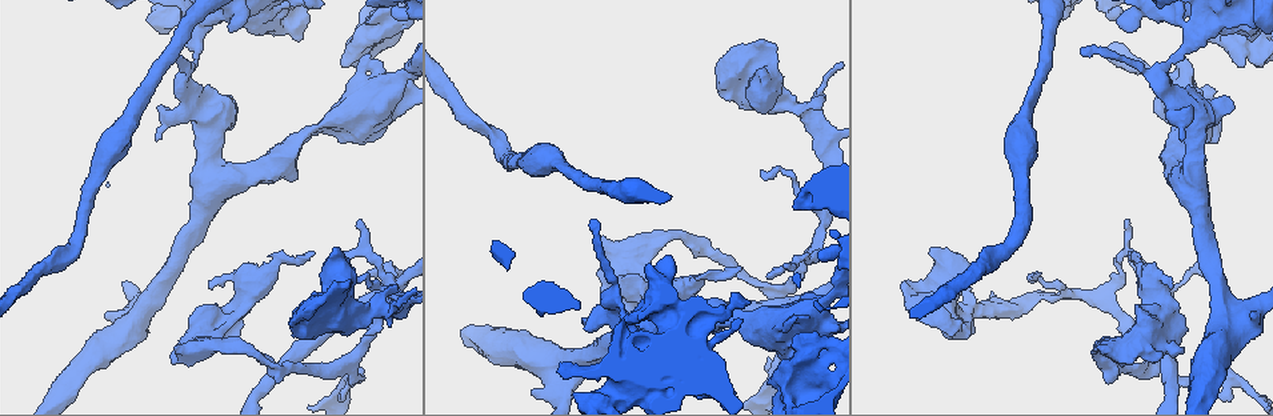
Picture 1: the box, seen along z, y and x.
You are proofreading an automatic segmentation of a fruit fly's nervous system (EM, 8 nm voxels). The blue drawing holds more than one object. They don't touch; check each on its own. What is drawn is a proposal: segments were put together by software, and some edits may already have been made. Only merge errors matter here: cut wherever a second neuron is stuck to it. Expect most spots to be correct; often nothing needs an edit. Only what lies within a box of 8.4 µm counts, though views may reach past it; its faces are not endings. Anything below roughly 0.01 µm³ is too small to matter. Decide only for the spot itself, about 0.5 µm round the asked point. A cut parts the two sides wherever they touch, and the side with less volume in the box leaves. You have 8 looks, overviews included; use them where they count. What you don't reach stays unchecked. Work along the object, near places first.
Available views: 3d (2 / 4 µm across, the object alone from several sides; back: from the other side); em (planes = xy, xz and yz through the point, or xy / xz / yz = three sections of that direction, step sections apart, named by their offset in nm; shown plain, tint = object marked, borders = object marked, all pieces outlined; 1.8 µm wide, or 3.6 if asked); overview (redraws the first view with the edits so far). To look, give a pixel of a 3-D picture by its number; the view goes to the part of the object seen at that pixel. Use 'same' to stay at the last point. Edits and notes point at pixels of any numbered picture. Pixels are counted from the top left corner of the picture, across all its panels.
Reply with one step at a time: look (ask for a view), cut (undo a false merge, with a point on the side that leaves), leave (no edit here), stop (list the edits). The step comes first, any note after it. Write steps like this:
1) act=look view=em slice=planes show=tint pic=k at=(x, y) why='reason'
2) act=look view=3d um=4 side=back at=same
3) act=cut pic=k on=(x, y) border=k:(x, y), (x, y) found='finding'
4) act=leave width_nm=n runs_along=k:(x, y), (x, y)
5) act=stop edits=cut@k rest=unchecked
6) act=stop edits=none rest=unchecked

act=look view=3d um=2 pic=1 at=(819, 238)

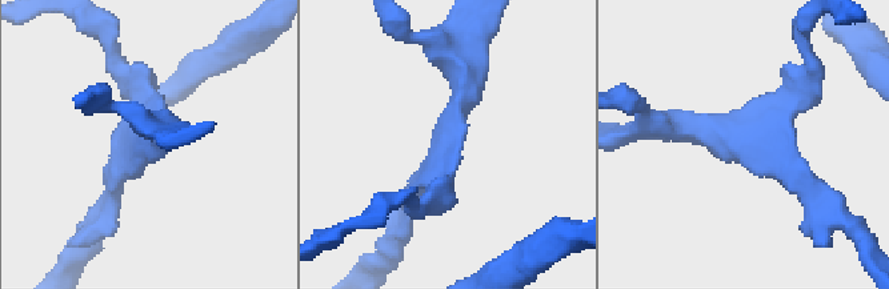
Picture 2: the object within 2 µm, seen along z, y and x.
act=look view=em slice=planes show=tint pic=2 at=(441, 144) arms=3 why='shape alone is not enough'

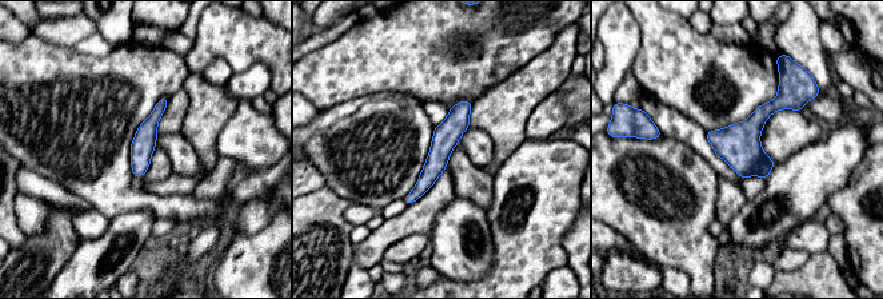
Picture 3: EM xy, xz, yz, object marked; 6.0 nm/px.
act=leave runs_along=3:(467, 104), (427, 179), (408, 199) found='one neuron here'

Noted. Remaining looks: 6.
act=look view=em slice=planes show=tint pic=1 at=(1241, 39) why='touches itself'

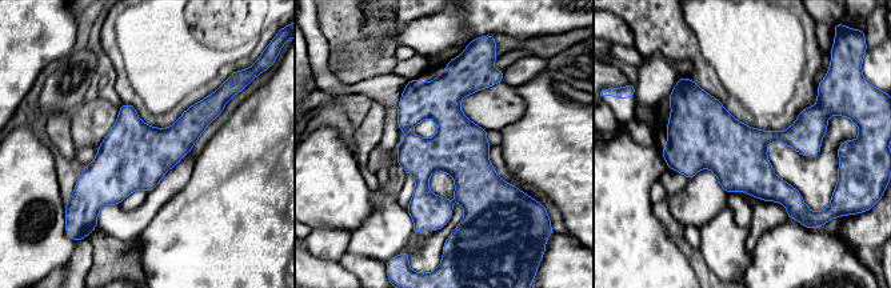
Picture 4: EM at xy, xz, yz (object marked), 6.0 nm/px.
act=leave width_nm=340 runs_along=4:(451, 68), (448, 140), (422, 167), (424, 226) found='all the same neuron'

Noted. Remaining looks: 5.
act=look view=3d um=4 pic=1 at=(262, 21) why='sudden change in width'

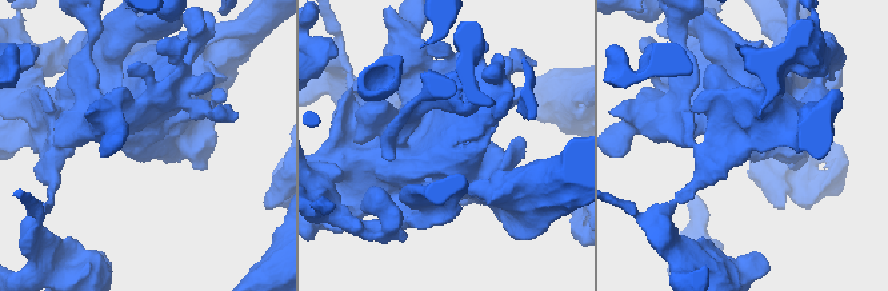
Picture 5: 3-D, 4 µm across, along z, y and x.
act=look view=em um=3.6 slice=xz step=8 show=tint pic=5 at=(146, 139) why='shape alone is not enough'

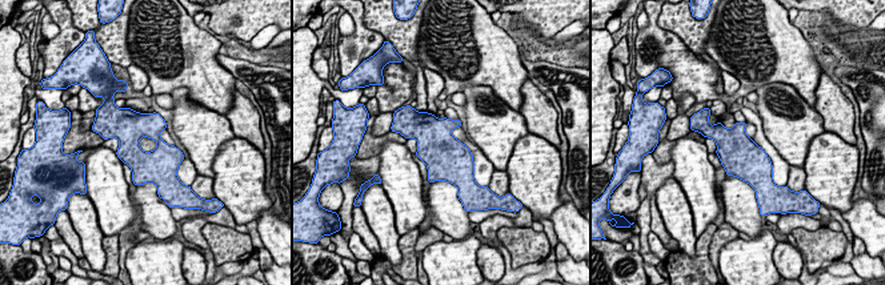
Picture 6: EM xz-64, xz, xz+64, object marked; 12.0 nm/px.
act=look view=em um=3.6 slice=planes show=tint at=same

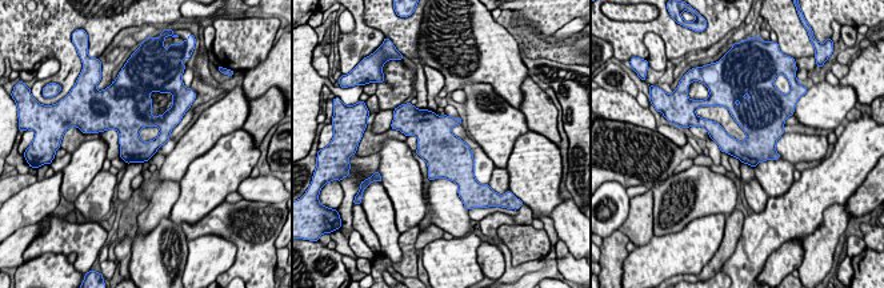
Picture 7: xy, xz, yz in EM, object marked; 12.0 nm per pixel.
act=leave found='all the same neuron'

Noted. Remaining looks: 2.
act=look view=3d um=4 pic=1 at=(150, 303) why='arms run side by side'

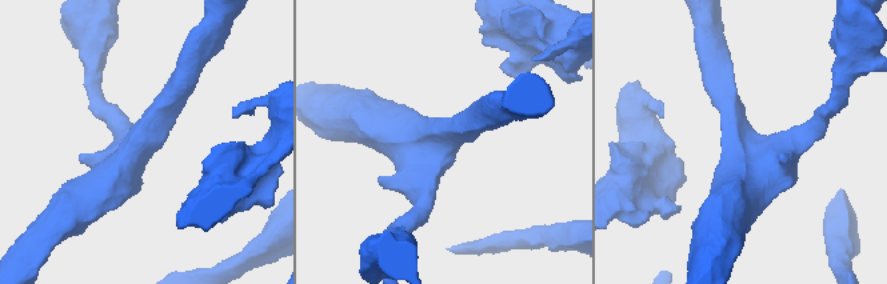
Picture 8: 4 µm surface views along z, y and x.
act=look view=em slice=xy step=4 show=tint pic=8 at=(743, 140) arms=4 why='shape alone is not enough'

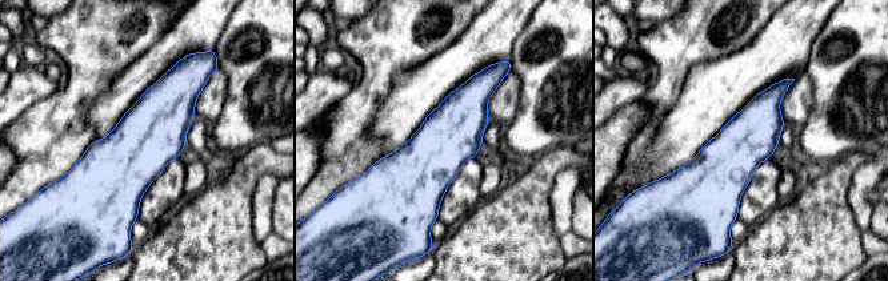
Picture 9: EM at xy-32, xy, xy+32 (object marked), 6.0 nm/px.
act=leave found='continuous, no second neuron'

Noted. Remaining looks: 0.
act=stop edits=none rest=unchecked

